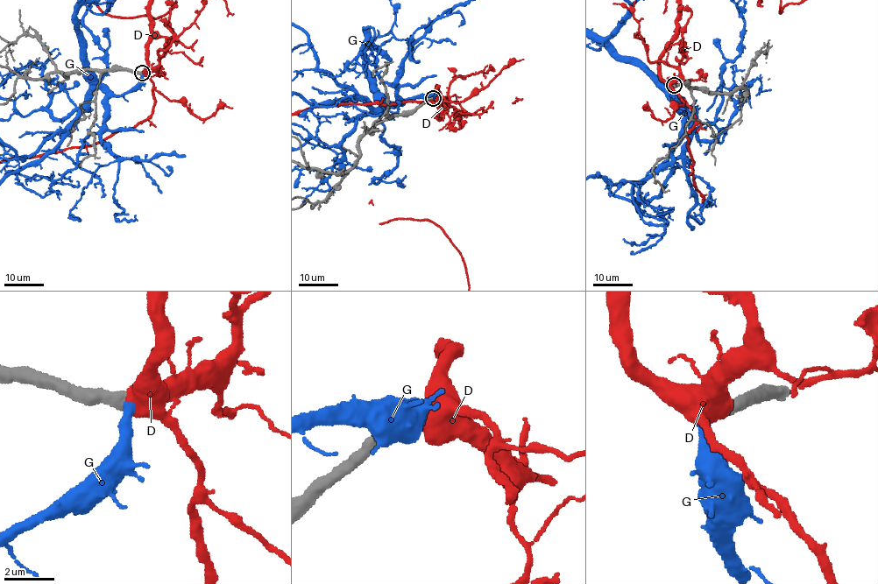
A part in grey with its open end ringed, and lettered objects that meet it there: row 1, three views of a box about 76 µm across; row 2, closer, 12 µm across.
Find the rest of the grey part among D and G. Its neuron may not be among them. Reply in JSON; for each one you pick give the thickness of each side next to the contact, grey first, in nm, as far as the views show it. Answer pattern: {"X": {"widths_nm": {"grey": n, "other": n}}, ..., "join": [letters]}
{"D": {"widths_nm": {"grey": 500, "other": 800}}, "join": ["D"]}

